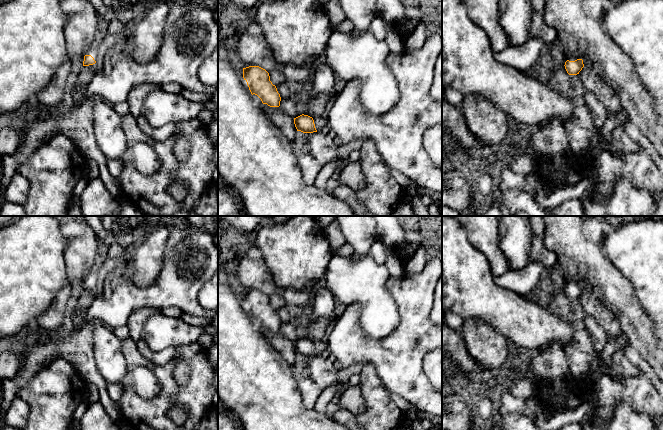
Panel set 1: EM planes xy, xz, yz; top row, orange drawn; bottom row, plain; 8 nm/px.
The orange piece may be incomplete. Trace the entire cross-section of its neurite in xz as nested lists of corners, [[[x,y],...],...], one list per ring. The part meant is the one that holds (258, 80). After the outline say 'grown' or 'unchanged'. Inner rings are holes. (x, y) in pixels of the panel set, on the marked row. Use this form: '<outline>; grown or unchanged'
[[[259,66],[243,68],[243,78],[251,94],[257,95],[263,104],[279,107],[281,97],[275,85],[270,81],[269,73]]]; unchanged

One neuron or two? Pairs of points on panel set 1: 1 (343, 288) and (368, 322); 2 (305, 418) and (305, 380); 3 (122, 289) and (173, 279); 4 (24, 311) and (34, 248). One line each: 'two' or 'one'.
1: one
2: two
3: one
4: one

